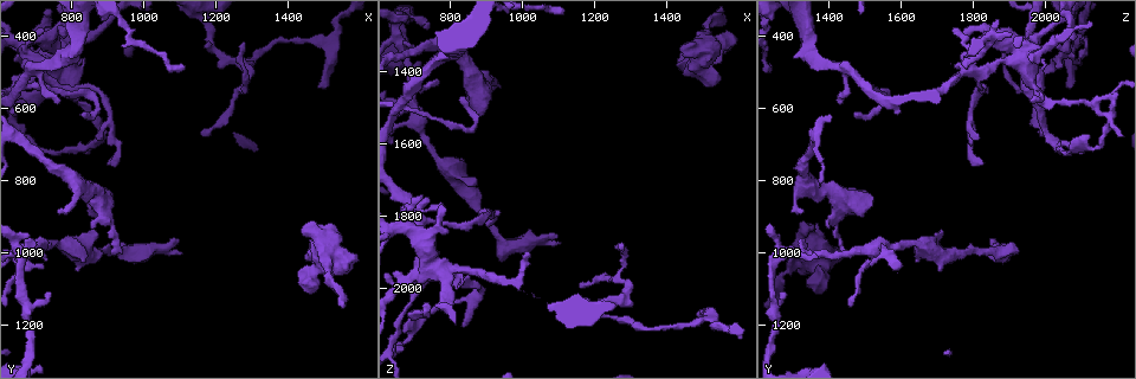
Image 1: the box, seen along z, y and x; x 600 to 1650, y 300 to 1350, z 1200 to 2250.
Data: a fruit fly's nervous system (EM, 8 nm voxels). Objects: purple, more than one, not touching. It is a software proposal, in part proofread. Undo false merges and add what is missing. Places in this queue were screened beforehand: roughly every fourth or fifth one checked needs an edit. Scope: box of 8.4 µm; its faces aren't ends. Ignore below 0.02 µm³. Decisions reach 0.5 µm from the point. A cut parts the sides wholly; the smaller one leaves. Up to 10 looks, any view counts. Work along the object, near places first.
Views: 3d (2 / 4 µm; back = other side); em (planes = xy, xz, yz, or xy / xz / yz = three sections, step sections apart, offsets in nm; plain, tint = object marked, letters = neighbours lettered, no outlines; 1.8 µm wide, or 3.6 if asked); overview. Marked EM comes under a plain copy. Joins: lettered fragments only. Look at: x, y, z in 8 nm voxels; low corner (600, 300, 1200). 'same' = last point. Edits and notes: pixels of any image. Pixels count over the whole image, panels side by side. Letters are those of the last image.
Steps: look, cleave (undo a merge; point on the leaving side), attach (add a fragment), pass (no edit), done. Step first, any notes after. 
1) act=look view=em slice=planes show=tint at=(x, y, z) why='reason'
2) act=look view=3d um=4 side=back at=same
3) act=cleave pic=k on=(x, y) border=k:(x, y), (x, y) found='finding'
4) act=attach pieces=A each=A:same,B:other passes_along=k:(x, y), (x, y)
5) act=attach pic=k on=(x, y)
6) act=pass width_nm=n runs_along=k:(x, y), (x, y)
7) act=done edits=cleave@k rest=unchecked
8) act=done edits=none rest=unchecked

act=look view=3d um=2 at=(700, 965, 1335) why='branch stops here'

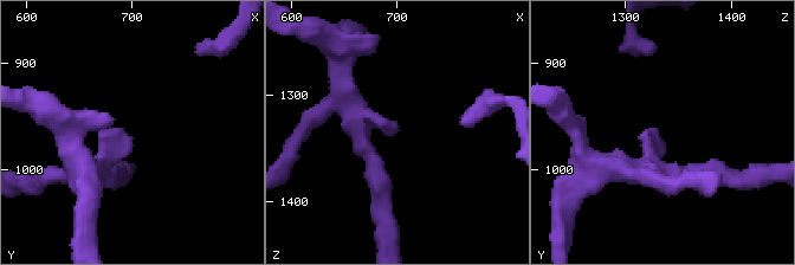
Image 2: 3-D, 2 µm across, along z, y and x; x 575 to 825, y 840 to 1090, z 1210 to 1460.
act=look view=em slice=planes show=letters at=(694, 964, 1328) arms=3 why='shape alone is not enough'

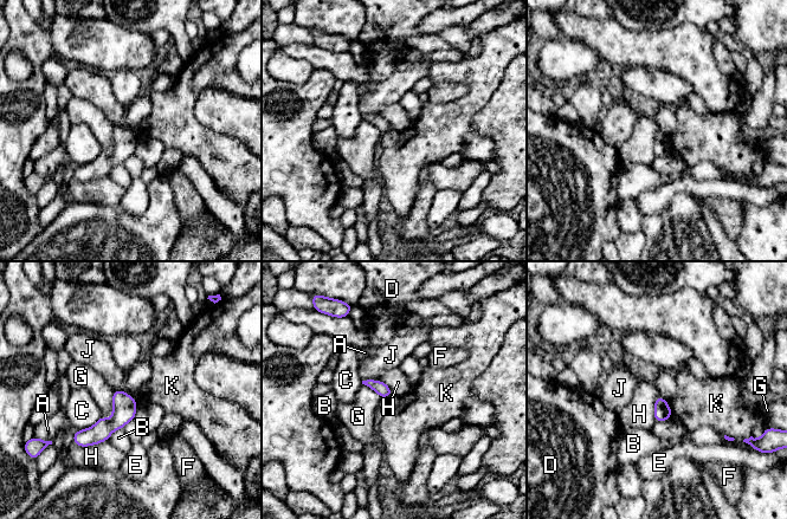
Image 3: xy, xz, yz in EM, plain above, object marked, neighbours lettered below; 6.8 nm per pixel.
act=pass each=A:other,B:other,C:other,D:other,E:other,F:other,G:other,H:other,J:other,K:other runs_along=3:(133, 402), (108, 427), (76, 440) found='none of them fits'

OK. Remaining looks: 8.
act=look view=3d um=4 at=(905, 620, 1790) why='thin neck'

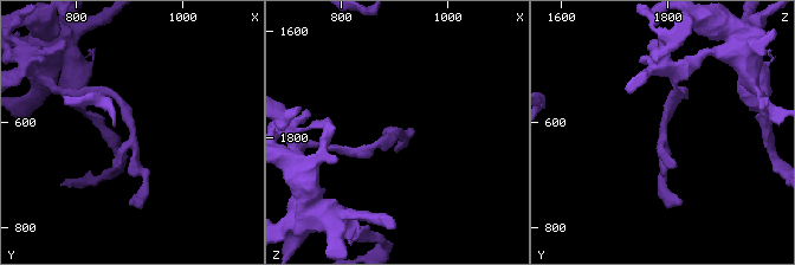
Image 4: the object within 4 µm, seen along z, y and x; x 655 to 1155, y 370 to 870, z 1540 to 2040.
act=look view=em slice=yz step=4 show=tint at=(905, 620, 1795) why='need the tissue'

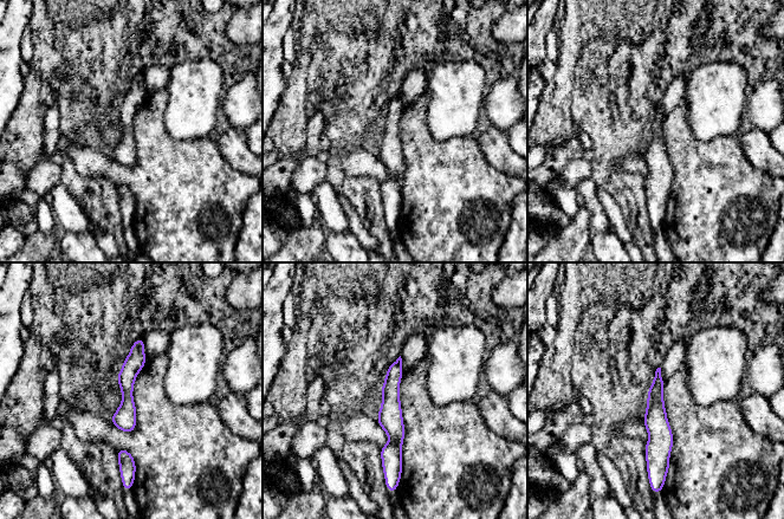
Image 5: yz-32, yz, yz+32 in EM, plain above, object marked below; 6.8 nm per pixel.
act=look view=em slice=yz step=4 show=letters at=same

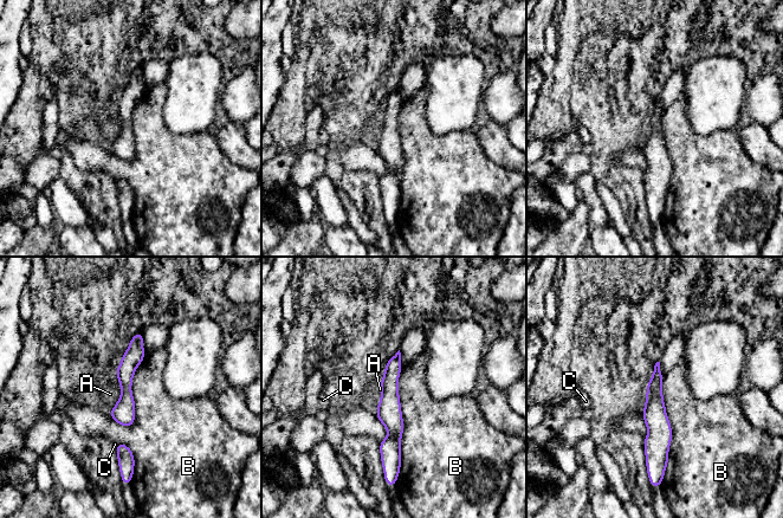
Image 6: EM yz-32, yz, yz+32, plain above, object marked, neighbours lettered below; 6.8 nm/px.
act=pass longest_contact=B:700nm each=A:other,B:other,C:other border=6:(402, 368), (399, 471) found='all the same neuron'

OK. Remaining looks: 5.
act=look view=3d um=4 at=(1205, 450, 2050) why='abrupt turn'

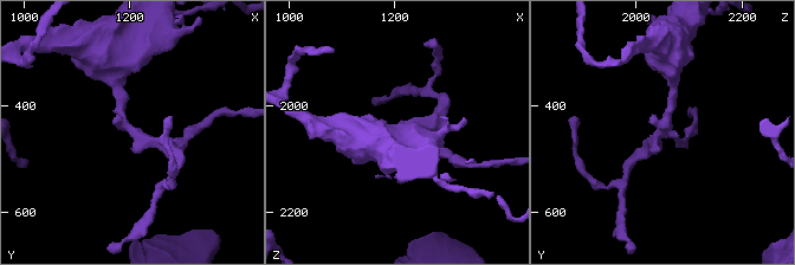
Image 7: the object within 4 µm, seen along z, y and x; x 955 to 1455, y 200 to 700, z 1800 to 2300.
act=look view=em slice=planes show=letters at=(1210, 445, 2050) arms=3 why='shape alone is not enough'

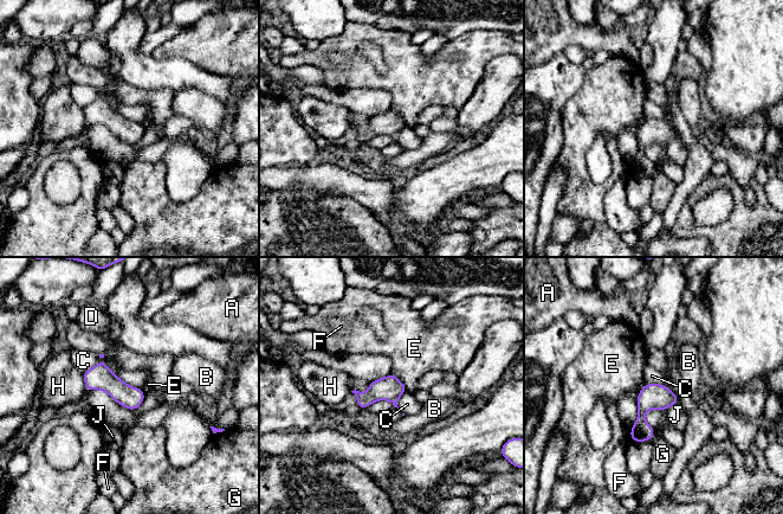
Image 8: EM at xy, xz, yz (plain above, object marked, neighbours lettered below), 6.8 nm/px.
act=pass width_nm=150 each=A:other,B:other,C:other,D:other,E:other,F:other,G:other,H:other,J:other border=8:(83, 372), (103, 361), (141, 390) found='one neuron here'

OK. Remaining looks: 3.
act=look view=em slice=xz step=8 show=letters at=(1490, 545, 2075) why='branch stops here'

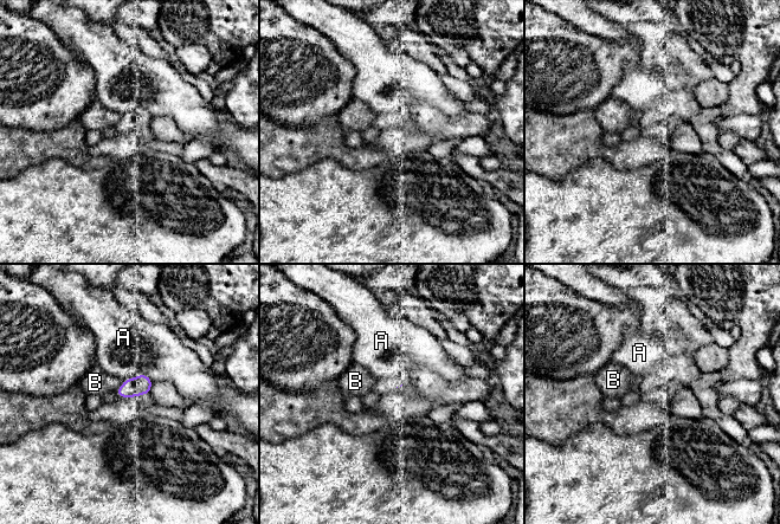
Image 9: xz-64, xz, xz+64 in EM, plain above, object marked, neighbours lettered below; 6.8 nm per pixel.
act=look view=em slice=planes show=letters at=same

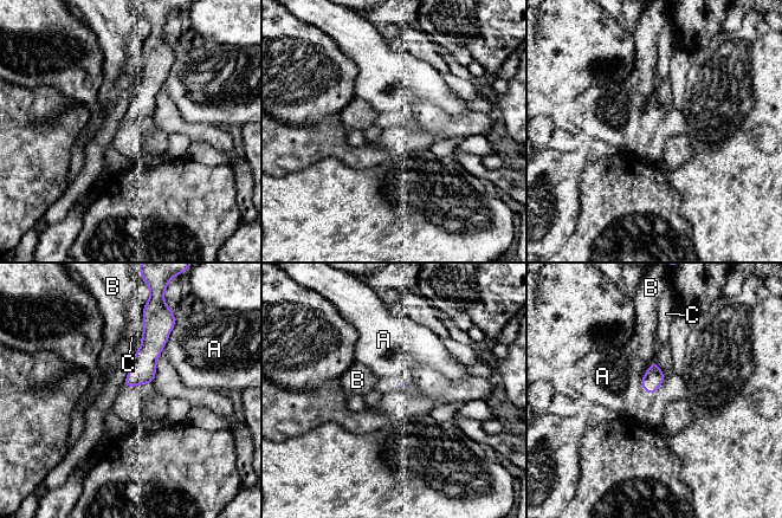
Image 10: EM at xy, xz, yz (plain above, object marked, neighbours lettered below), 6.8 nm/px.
act=pass each=A:other,B:other,C:other border=10:(654, 360), (642, 376) found='none of them fits'

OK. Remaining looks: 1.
act=done edits=none rest=unchecked

